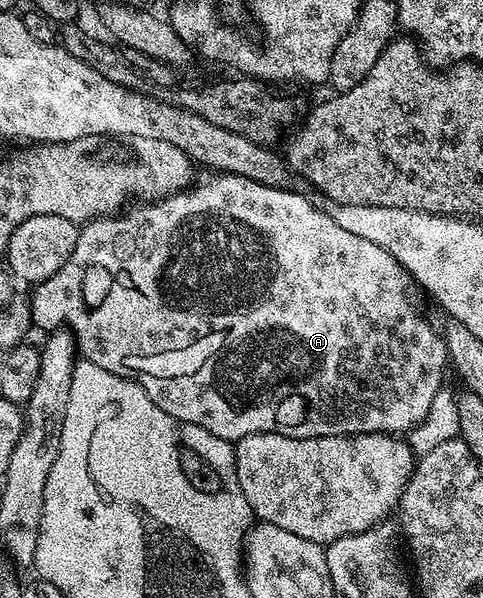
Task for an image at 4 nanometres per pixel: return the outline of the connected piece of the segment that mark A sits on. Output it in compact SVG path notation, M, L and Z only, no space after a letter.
M209 174L209 177L207 177L207 178L206 178L206 180L205 180L205 181L203 181L203 182L202 182L202 184L200 184L200 182L197 182L197 183L194 183L194 184L193 184L193 185L192 185L192 186L190 186L190 187L188 187L188 188L186 188L186 189L185 189L185 191L184 191L184 192L176 192L176 194L174 194L174 195L173 195L173 196L164 196L164 197L163 197L163 199L162 199L162 200L155 200L155 201L152 201L152 202L144 202L144 203L145 203L145 204L141 204L141 205L139 205L139 206L138 206L138 208L133 208L133 209L131 209L131 208L132 208L132 207L130 207L130 208L129 208L129 209L128 209L128 210L125 210L125 211L122 211L122 212L121 212L121 213L120 213L120 214L118 214L118 215L115 215L115 216L102 216L102 217L101 217L101 219L100 219L100 220L90 220L90 221L89 221L89 223L88 223L88 224L86 224L86 225L84 225L84 227L82 227L82 228L81 228L81 229L80 229L80 231L78 231L78 233L77 233L77 241L76 241L76 242L75 242L75 250L71 250L71 258L67 258L67 262L63 262L63 266L62 266L62 267L61 267L61 268L60 268L60 269L59 269L59 270L58 270L58 272L57 272L57 273L55 273L55 274L54 274L54 275L53 275L53 276L52 276L52 277L51 277L51 278L47 278L47 279L46 279L46 280L45 280L45 281L43 281L43 283L41 283L41 284L38 284L38 285L36 285L36 287L34 287L34 288L33 288L33 289L32 289L32 292L33 292L33 300L32 300L32 299L31 299L31 320L32 320L32 323L33 323L33 324L34 324L34 325L36 325L36 327L37 327L37 324L38 324L38 326L39 326L39 327L41 327L41 328L45 328L45 329L44 329L44 330L56 330L56 329L58 329L58 328L60 328L60 327L62 327L62 326L64 326L64 327L66 327L66 328L68 328L68 329L69 329L69 331L70 331L70 332L72 332L72 333L73 333L73 336L74 336L74 337L75 337L75 339L77 339L77 350L78 350L78 353L80 353L80 355L81 355L81 356L82 356L82 357L84 357L84 359L87 359L87 360L90 360L90 361L91 361L91 362L95 362L95 366L103 366L103 370L111 370L111 374L119 374L119 378L123 378L123 379L124 379L124 380L130 380L130 381L131 381L131 382L135 382L135 383L136 383L136 384L137 384L137 385L138 385L138 386L139 386L139 387L140 387L140 388L142 388L142 390L144 390L144 391L145 391L145 393L146 393L146 394L147 394L147 398L151 398L151 402L155 402L155 406L159 406L159 410L163 410L163 411L164 411L164 412L165 412L165 413L166 413L166 414L168 414L168 415L169 415L169 417L170 417L170 418L172 418L172 420L176 420L176 421L178 421L178 422L180 422L180 423L181 423L181 424L182 424L182 425L184 425L184 424L194 424L194 425L195 425L195 426L199 426L199 427L201 427L201 428L202 428L202 429L203 429L203 430L207 430L207 431L210 431L210 432L211 432L211 434L213 434L213 435L217 435L217 436L218 436L218 438L219 438L219 439L223 439L223 440L227 440L227 441L230 441L230 442L236 442L236 441L238 441L238 440L242 440L242 439L243 439L243 438L244 438L244 436L250 436L250 435L251 435L251 434L259 434L259 433L260 433L260 432L274 432L274 433L275 433L275 434L283 434L283 435L284 435L284 436L290 436L290 437L291 437L291 438L319 438L319 437L320 437L320 436L367 436L367 435L369 435L369 433L370 433L370 432L380 432L380 433L382 433L382 434L408 434L408 433L410 433L410 432L411 432L411 431L412 431L412 429L413 429L413 428L417 428L417 427L419 427L419 425L420 425L420 424L421 424L421 423L423 423L423 422L424 422L424 420L425 420L425 419L426 419L426 418L427 418L427 416L428 416L428 411L429 411L429 410L431 410L431 406L432 406L432 403L433 403L433 402L435 402L435 396L436 396L436 395L437 395L437 394L439 394L439 392L440 392L440 390L441 390L441 388L442 388L442 387L443 387L443 385L444 385L444 384L445 384L445 383L446 383L446 380L445 380L445 368L446 368L446 372L447 372L447 365L448 365L448 364L449 364L449 363L450 363L450 359L449 359L449 351L447 351L447 349L446 349L446 348L445 348L445 337L444 337L444 335L442 335L442 333L441 333L441 332L440 332L440 331L438 331L438 329L437 329L437 332L436 332L436 330L435 330L435 329L433 329L433 328L432 328L432 326L431 326L431 325L429 325L429 320L428 320L428 318L427 318L427 317L425 317L425 316L424 316L424 314L423 314L423 313L421 313L421 308L420 308L420 306L419 306L419 305L417 305L417 300L416 300L416 298L415 298L415 297L413 297L413 290L414 290L414 292L415 292L415 283L414 283L414 281L413 281L413 277L412 277L412 276L410 276L410 275L409 275L409 271L408 271L408 270L406 270L406 269L405 269L405 268L404 268L404 266L403 266L403 265L401 265L401 264L400 264L400 263L399 263L399 262L395 262L395 258L391 258L391 254L390 254L390 253L389 253L389 252L388 252L388 251L387 251L387 250L383 250L383 246L375 246L375 242L367 242L367 238L359 238L359 234L351 234L351 233L350 233L350 232L349 232L349 231L347 231L347 230L343 230L343 226L338 226L338 224L336 224L336 222L335 222L335 221L334 221L334 220L332 220L332 218L330 218L330 216L329 216L329 215L327 215L327 214L326 214L326 213L325 213L325 212L324 212L324 211L323 211L323 210L317 210L317 209L316 209L316 208L315 208L315 206L313 206L313 205L312 205L312 202L311 202L311 200L310 200L310 197L309 197L309 196L308 196L308 195L301 195L301 194L299 194L299 193L295 193L295 192L289 192L289 191L288 191L288 190L287 190L287 189L273 189L273 188L272 188L272 187L271 187L271 186L265 186L265 185L261 185L261 184L260 184L260 183L259 183L259 182L255 182L255 181L254 181L254 180L252 180L252 179L251 179L251 178L243 178L243 177L242 177L242 176L231 176L231 175L228 175L228 174Z

